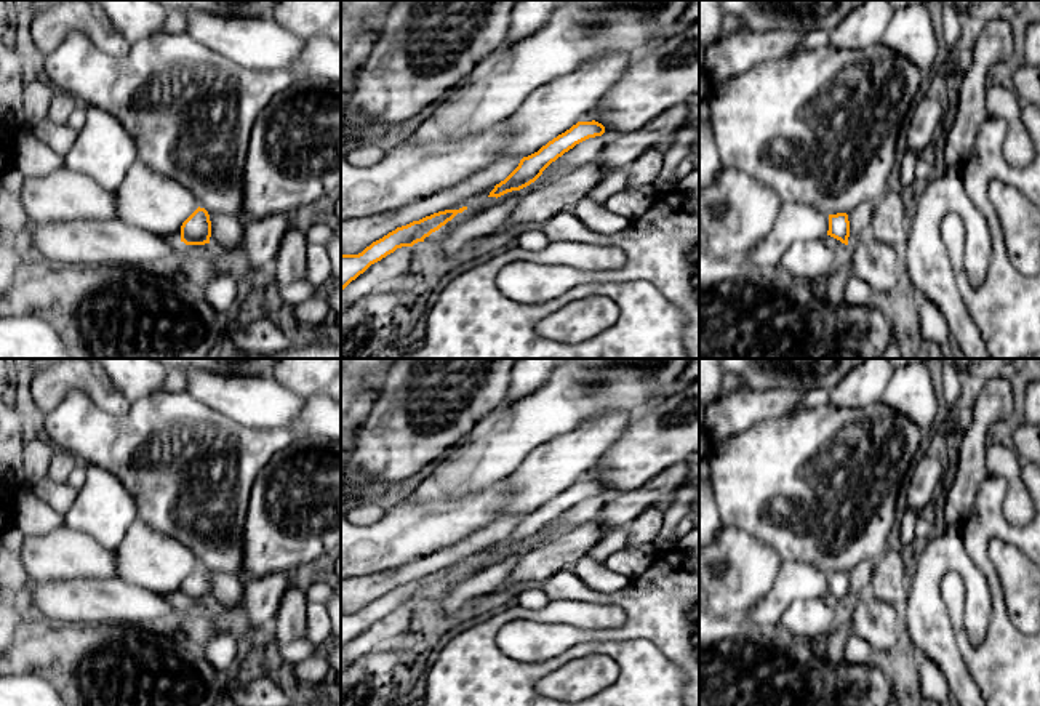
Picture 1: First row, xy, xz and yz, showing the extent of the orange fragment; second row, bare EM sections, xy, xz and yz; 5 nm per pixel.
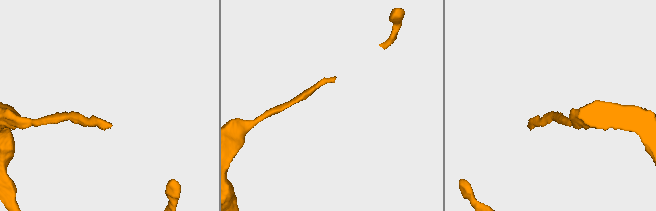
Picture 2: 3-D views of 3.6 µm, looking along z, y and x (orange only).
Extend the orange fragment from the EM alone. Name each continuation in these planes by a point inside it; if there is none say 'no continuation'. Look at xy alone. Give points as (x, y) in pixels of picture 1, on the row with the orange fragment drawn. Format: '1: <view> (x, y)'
no continuation

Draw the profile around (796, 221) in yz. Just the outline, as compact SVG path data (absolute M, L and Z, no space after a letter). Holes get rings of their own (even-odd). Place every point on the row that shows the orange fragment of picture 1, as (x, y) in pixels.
M784 203L771 232L746 258L760 267L779 271L789 247L798 240L822 240L827 237L829 215L806 203Z

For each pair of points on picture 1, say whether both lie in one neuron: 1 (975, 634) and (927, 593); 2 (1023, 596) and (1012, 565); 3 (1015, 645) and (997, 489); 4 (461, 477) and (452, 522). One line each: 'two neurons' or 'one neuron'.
1: one neuron
2: one neuron
3: one neuron
4: two neurons

